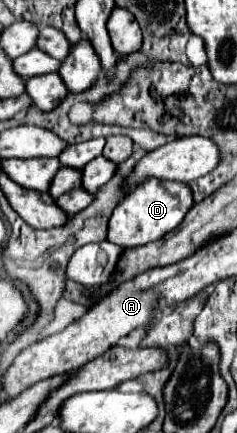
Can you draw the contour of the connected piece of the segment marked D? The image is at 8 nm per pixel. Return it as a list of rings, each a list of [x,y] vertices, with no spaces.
[[[145,183],[145,187],[137,187],[125,203],[119,203],[109,217],[107,223],[107,241],[119,245],[121,249],[131,249],[131,247],[141,247],[153,241],[159,241],[165,233],[175,229],[185,213],[191,209],[193,197],[187,185],[183,183]]]

